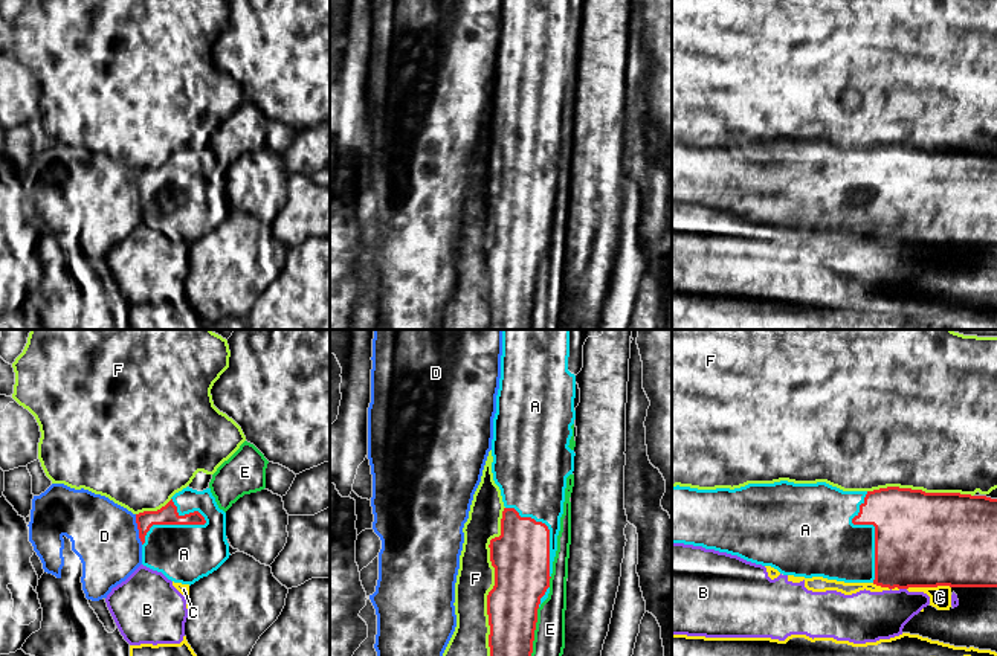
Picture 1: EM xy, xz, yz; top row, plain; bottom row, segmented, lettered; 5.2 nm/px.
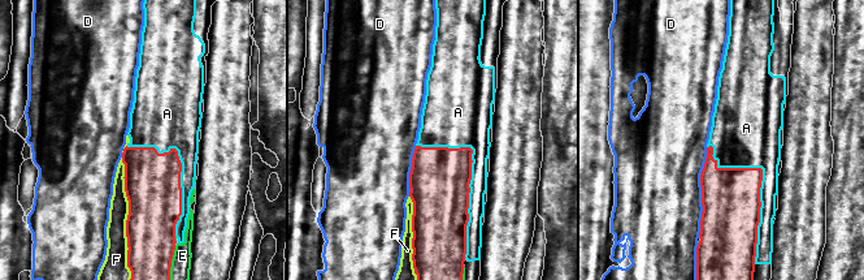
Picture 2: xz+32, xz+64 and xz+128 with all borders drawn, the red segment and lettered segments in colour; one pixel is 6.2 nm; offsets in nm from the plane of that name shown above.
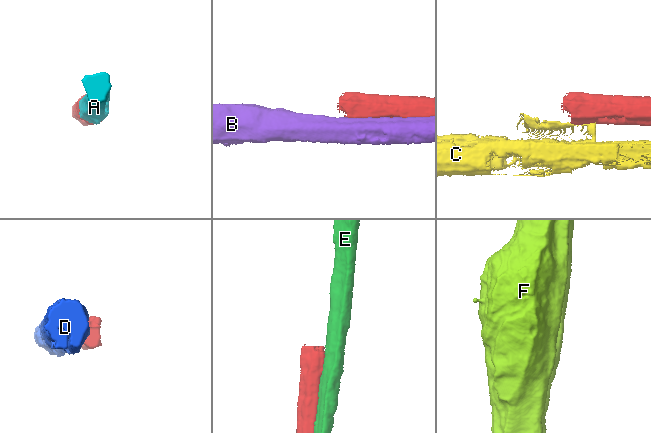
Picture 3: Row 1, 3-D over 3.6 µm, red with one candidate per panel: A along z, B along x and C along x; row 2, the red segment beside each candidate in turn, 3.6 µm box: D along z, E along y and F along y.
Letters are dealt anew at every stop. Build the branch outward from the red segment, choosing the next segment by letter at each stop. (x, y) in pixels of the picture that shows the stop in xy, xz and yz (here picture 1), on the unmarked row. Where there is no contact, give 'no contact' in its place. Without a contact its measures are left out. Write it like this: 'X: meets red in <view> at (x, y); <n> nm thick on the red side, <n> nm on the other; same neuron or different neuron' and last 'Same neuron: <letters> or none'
A: meets red in xy at (170, 182); 100 nm thick on the red side, 300 nm on the other; same neuron
B: meets red in yz at (903, 246); 460 nm thick on the red side, 280 nm on the other; different neuron
C: meets red in yz at (929, 244); 500 nm thick on the red side, 110 nm on the other; different neuron
D: meets red in xy at (138, 186); 100 nm thick on the red side, 360 nm on the other; different neuron
E: meets red in xz at (533, 298); 280 nm thick on the red side, 170 nm on the other; different neuron
F: meets red in xz at (493, 246); 300 nm thick on the red side, 200 nm on the other; different neuron
Same neuron: A

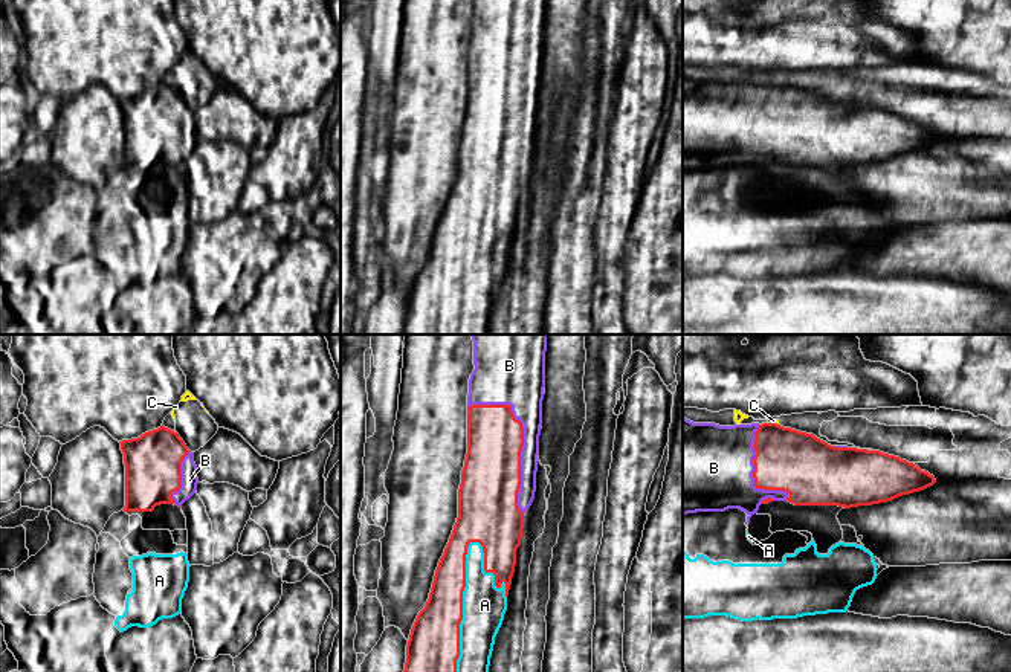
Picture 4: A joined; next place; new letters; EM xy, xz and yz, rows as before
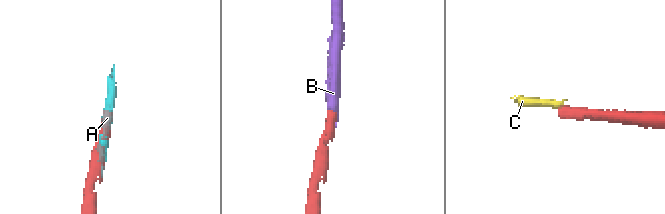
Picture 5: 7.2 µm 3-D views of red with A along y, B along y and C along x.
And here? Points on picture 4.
A: meets red in xz at (461, 263); 280 nm thick on the red side, 220 nm on the other; different neuron
B: meets red in xz at (523, 96); 300 nm thick on the red side, 200 nm on the other; same neuron
C: meets red in yz at (776, 81); 320 nm thick on the red side, 20 nm on the other; different neuron
Same neuron: B

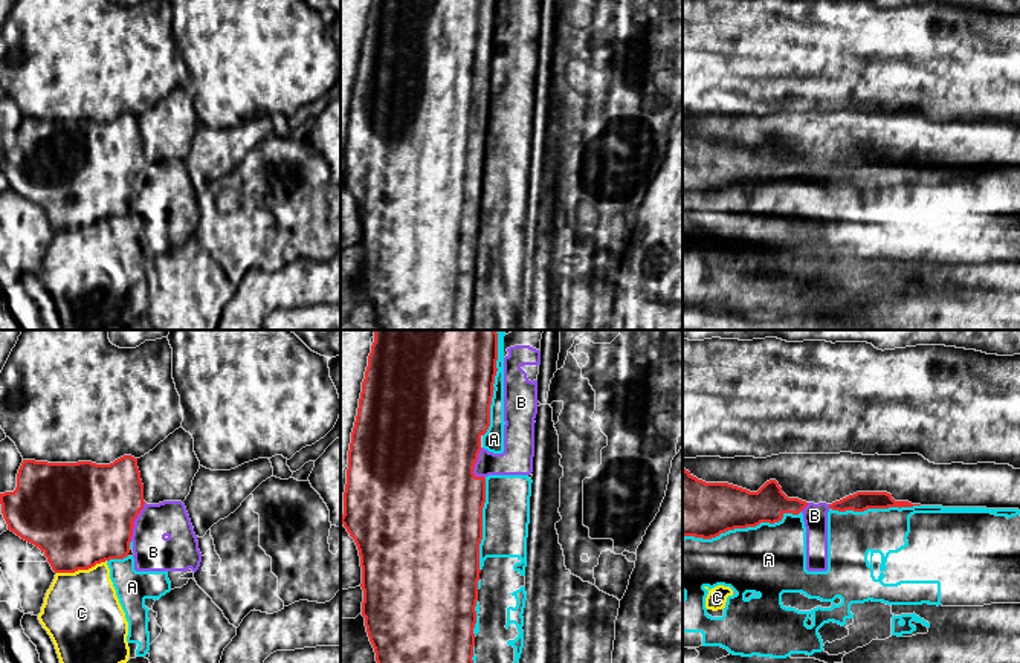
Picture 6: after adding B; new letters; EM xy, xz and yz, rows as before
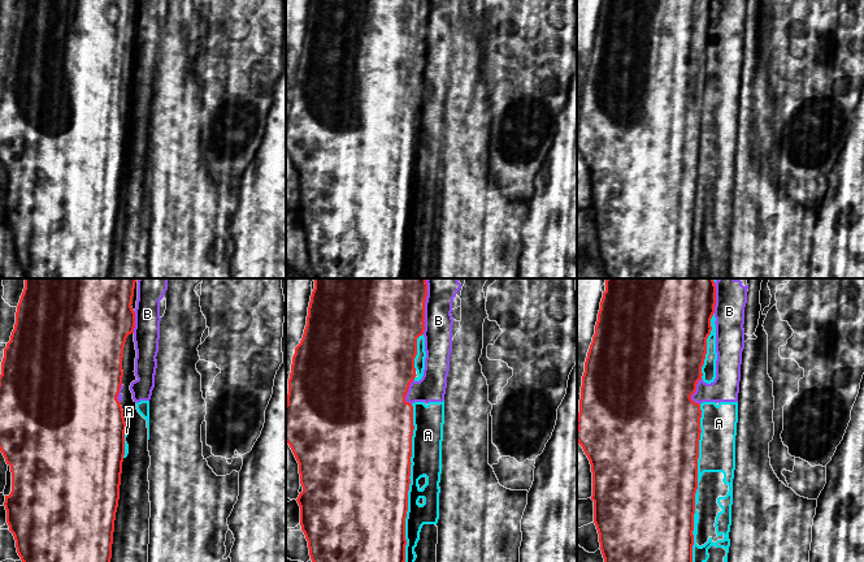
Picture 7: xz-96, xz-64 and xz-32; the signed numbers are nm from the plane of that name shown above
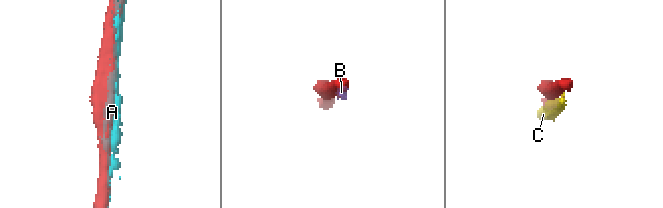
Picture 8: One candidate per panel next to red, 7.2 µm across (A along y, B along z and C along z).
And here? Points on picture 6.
A: meets red in yz at (741, 185); 300 nm thick on the red side, 380 nm on the other; different neuron
B: meets red in xz at (474, 124); 500 nm thick on the red side, 160 nm on the other; different neuron
C: meets red in xy at (81, 226); 480 nm thick on the red side, 420 nm on the other; different neuron
Same neuron: none

